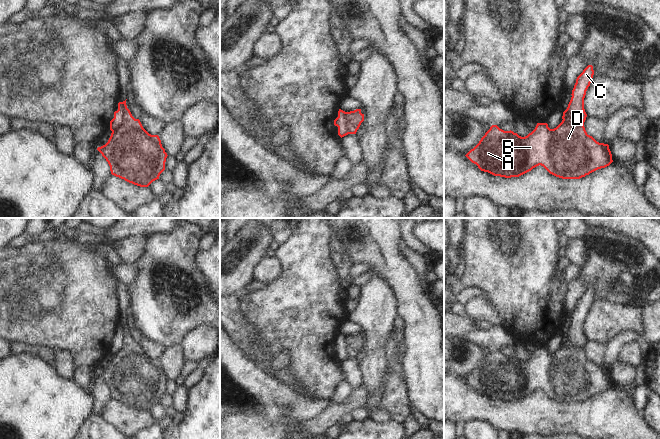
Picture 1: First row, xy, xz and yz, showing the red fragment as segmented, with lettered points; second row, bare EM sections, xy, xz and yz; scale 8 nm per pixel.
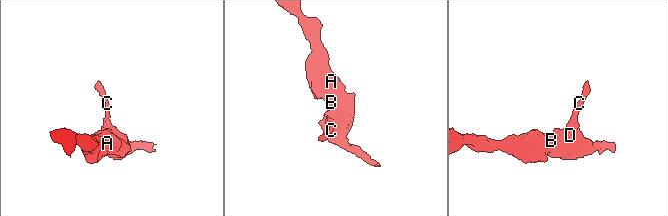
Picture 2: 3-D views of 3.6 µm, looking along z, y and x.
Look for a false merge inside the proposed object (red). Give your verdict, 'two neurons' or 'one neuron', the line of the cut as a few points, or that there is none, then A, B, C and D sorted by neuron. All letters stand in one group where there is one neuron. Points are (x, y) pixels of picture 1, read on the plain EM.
two neurons; cut xy (126, 331), (122, 345), (112, 355); groups A B D / C

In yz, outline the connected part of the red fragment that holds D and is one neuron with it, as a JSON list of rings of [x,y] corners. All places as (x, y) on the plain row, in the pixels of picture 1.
[[[569,342],[562,344],[554,353],[550,353],[547,347],[537,347],[535,353],[525,361],[492,349],[465,380],[481,395],[505,402],[519,401],[541,389],[556,401],[580,403],[613,386],[609,369],[599,367],[588,359],[584,347]]]

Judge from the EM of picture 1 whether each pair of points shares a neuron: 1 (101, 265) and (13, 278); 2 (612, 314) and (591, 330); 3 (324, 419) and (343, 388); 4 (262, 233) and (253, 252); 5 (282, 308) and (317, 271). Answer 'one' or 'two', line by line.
1: one
2: one
3: two
4: one
5: one

